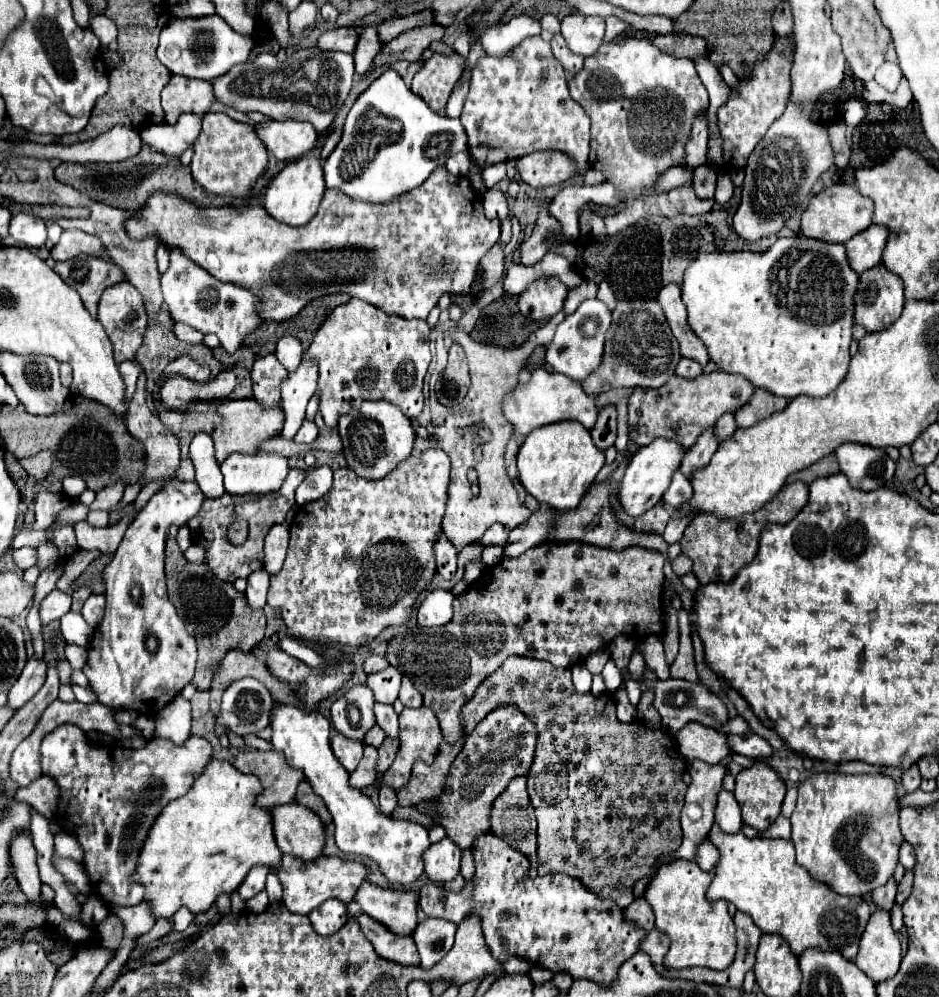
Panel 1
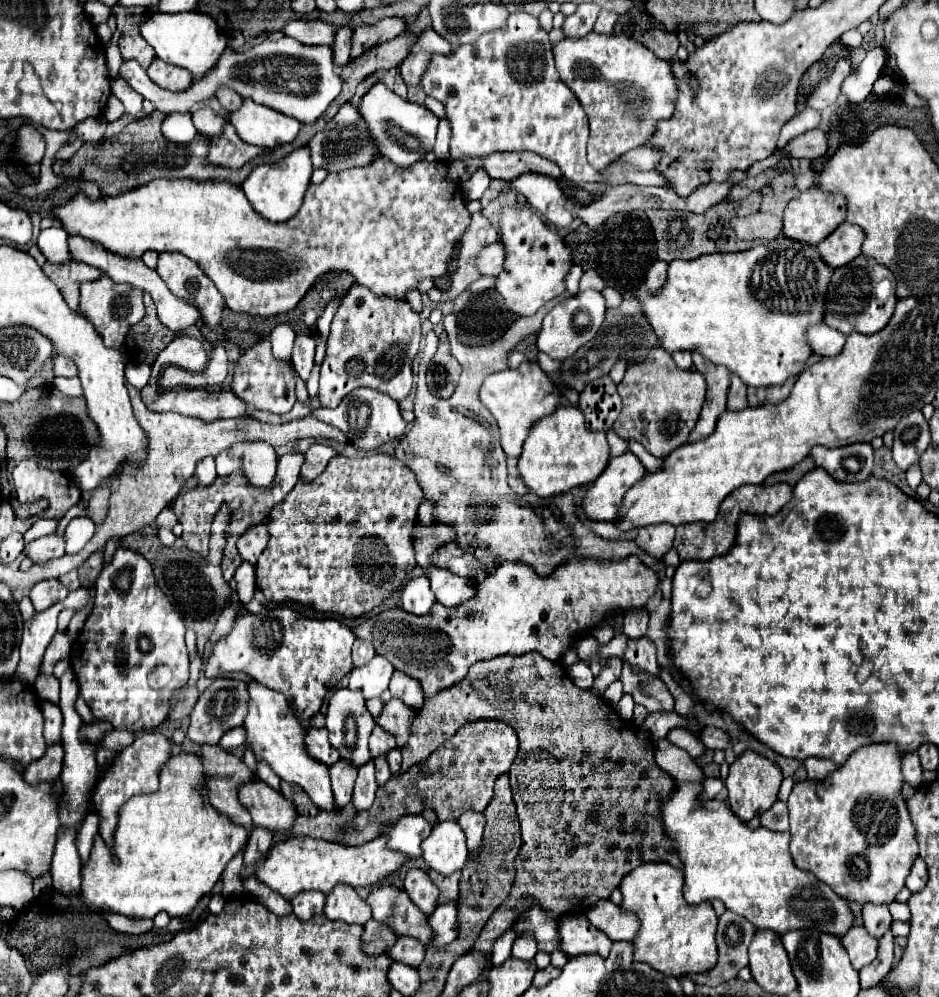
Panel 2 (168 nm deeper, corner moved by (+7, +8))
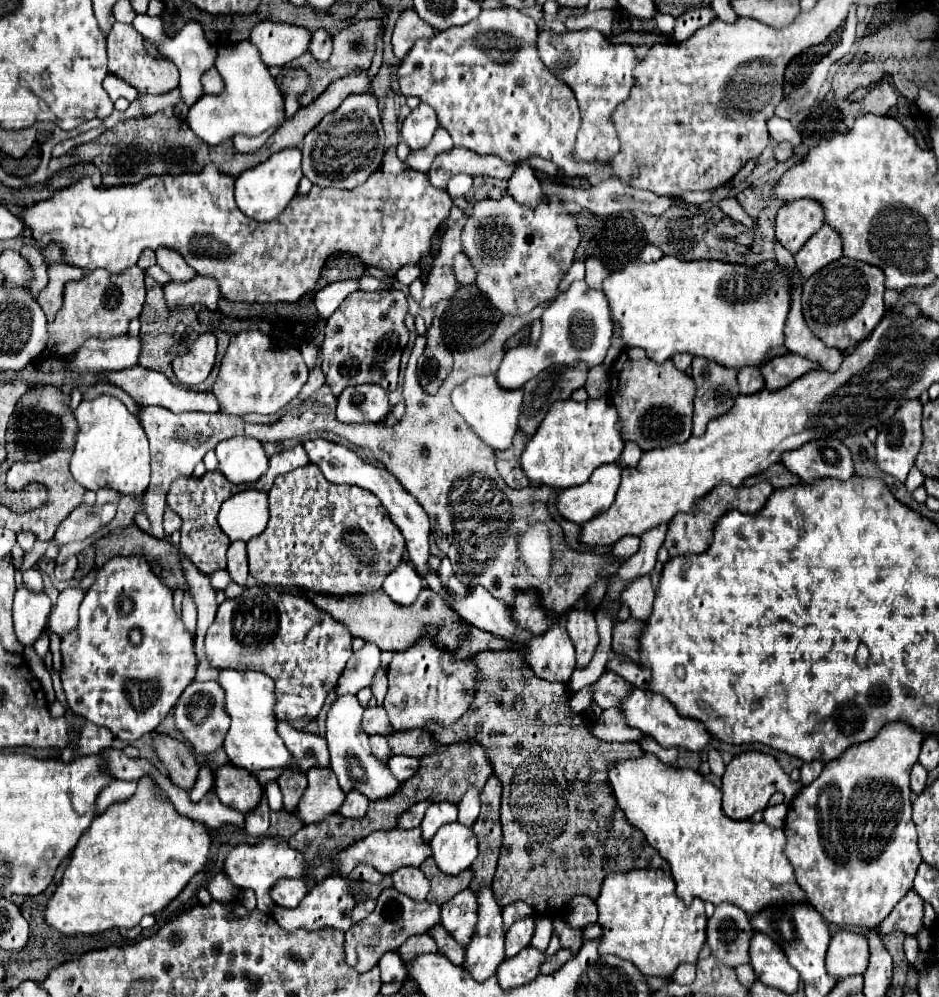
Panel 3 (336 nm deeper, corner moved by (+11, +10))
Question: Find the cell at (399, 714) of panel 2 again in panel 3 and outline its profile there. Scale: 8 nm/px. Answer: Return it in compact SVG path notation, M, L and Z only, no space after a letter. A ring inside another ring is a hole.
M367 707L363 713L363 721L361 721L361 729L367 735L385 735L389 731L389 717L387 711L383 707Z

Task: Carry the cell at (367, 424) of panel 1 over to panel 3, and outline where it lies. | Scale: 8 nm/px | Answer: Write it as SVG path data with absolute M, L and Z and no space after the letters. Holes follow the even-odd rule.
M353 385L337 403L337 419L343 423L379 423L387 413L387 391L381 385Z

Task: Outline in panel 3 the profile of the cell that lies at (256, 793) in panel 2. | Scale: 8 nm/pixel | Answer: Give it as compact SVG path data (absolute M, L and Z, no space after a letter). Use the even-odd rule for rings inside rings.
M227 763L217 767L213 775L215 775L213 791L217 793L223 805L233 807L241 813L249 813L259 805L257 801L261 801L263 787L259 785L257 777L247 769Z

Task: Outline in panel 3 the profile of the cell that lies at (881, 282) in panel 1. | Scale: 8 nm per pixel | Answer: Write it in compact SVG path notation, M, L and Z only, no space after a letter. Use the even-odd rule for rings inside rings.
M839 257L827 267L809 277L803 285L803 317L811 333L821 339L827 347L835 347L847 351L855 347L859 341L867 339L877 323L885 315L883 291L885 291L885 275L879 267L855 261L849 257Z

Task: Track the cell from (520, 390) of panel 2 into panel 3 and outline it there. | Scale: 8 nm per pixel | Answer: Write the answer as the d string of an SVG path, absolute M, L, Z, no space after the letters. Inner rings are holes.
M495 375L469 377L451 393L453 409L481 437L481 441L485 441L485 445L493 449L507 449L511 445L517 433L517 417L521 413L521 399L523 399L523 389L515 389L515 391L501 389L495 381Z

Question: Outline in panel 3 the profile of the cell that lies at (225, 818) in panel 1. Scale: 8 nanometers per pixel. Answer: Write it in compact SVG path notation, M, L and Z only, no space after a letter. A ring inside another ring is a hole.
M141 777L137 793L129 801L113 803L79 837L63 877L45 907L45 921L63 935L93 935L111 927L131 929L139 925L143 915L159 913L183 891L187 881L205 867L209 845L209 829L203 823L179 815L169 801L159 799L155 781Z

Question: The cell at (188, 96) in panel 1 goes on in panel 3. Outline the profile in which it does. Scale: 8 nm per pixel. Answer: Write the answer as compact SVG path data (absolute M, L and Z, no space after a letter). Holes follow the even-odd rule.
M115 23L107 35L107 53L109 53L109 73L127 81L139 93L169 93L179 85L179 71L169 59L151 59L145 53L143 37L127 23Z

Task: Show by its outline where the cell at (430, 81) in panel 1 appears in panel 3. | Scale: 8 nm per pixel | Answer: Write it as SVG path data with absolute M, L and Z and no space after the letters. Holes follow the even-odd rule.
M407 9L399 15L395 29L393 29L393 39L391 39L393 53L399 59L403 59L417 39L431 39L433 33L435 31L427 21L421 21L421 17L417 17L413 9Z

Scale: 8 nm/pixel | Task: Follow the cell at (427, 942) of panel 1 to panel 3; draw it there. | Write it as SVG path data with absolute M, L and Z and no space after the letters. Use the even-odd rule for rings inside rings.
M471 889L461 891L451 901L441 905L441 925L461 943L469 945L477 929L477 897Z

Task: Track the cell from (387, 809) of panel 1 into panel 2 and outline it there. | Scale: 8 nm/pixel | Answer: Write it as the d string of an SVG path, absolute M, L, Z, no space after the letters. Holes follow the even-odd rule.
M379 757L377 763L375 763L375 773L377 773L377 783L379 785L385 785L391 777L391 771L389 771L389 765L387 765L387 759L385 757Z

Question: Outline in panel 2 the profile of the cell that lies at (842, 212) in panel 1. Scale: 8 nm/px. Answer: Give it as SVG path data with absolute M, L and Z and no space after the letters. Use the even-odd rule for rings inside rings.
M811 187L803 191L799 197L789 201L785 215L783 215L783 235L795 241L817 245L845 221L845 207L847 207L845 197L837 193L821 191L819 187Z

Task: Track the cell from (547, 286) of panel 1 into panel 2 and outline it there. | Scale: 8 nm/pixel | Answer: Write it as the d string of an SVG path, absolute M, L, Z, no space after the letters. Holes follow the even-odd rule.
M527 207L503 209L499 235L507 249L507 261L503 265L503 273L499 275L497 291L505 299L507 309L521 317L533 315L539 307L565 291L565 275L571 267L571 253L557 231L545 225Z

